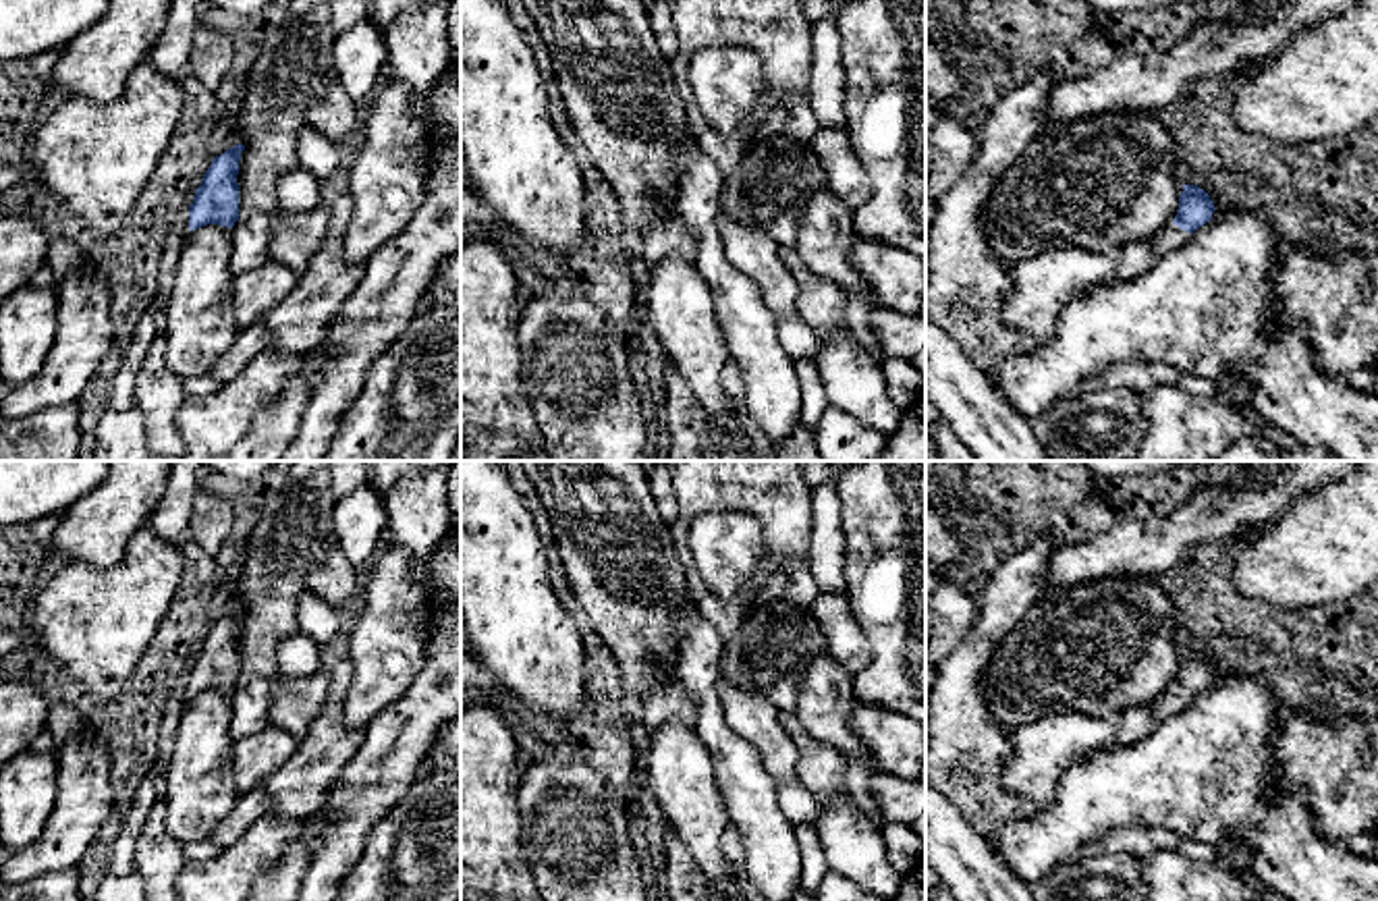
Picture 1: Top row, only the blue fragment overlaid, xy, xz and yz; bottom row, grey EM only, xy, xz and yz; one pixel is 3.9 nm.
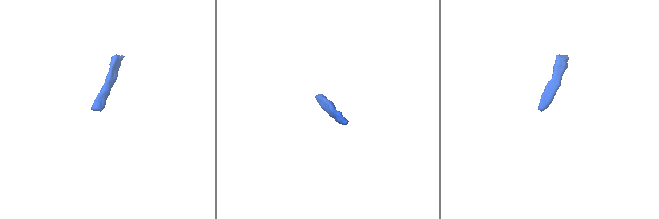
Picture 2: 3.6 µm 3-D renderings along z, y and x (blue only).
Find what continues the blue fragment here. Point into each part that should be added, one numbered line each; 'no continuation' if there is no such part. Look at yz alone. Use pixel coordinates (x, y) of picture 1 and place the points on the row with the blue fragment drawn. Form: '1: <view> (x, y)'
1: yz (1138, 256)

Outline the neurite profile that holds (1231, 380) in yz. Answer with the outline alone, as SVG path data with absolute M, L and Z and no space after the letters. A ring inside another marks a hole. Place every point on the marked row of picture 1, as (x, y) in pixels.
M1227 363L1216 378L1220 390L1229 394L1229 407L1241 411L1251 405L1251 384L1243 378L1235 363Z

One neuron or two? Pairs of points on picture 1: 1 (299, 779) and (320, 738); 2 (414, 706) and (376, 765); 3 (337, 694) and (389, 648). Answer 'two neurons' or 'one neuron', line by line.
1: one neuron
2: one neuron
3: two neurons

